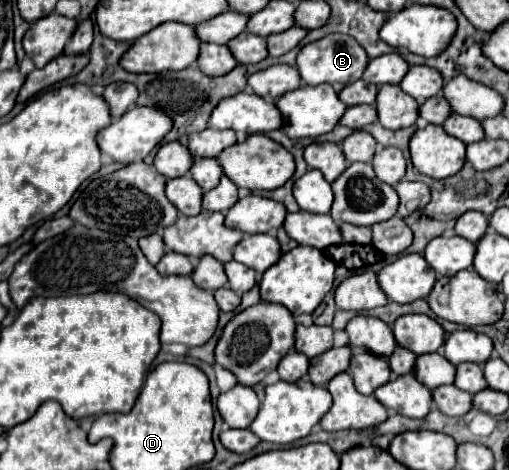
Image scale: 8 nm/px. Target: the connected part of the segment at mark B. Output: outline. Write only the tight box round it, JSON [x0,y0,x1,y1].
[296,34,368,92]

